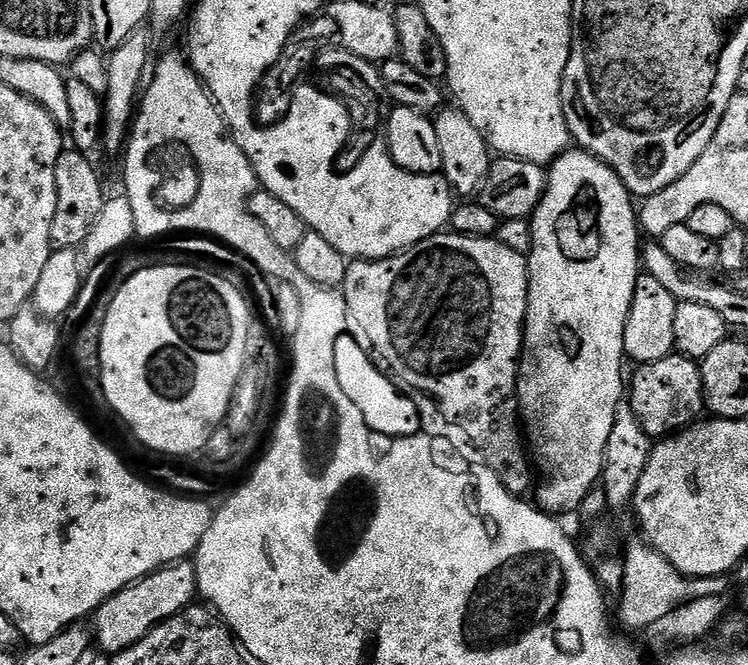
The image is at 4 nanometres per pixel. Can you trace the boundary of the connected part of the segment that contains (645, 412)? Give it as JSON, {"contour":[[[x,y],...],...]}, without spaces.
{"contour":[[[673,354],[653,364],[642,364],[630,376],[630,411],[636,415],[649,438],[667,438],[697,423],[705,415],[700,364],[687,356]]]}

